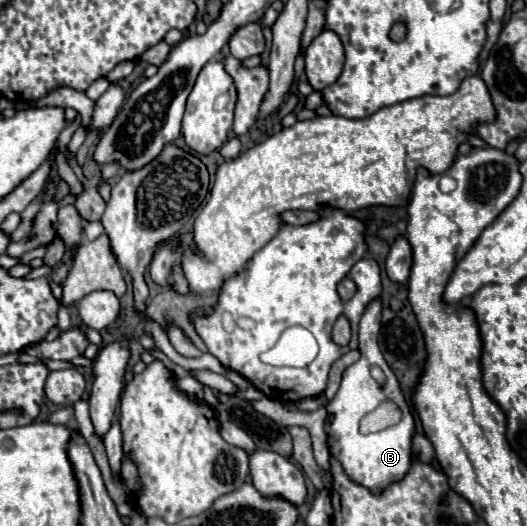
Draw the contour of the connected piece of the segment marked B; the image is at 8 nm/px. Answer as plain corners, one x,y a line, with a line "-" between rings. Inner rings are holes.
373,300
367,308
367,312
361,318
359,324
359,360
353,362
349,368
343,372
341,386
331,402
327,402
327,412
329,412
329,428
327,428
327,446
331,456
343,466
345,474
349,480
355,484
365,486
371,492
381,492
385,490
391,482
401,482
405,474
411,470
413,454
411,454
411,444
415,436
415,418
413,412
397,384
397,378
393,370
387,366
379,346
377,346
377,334
379,334
379,304
381,300
-
375,368
383,374
381,378
375,378
-
383,400
393,400
397,408
401,410
403,418
399,424
389,426
381,432
375,434
361,434
359,432
359,422
363,416
373,412

